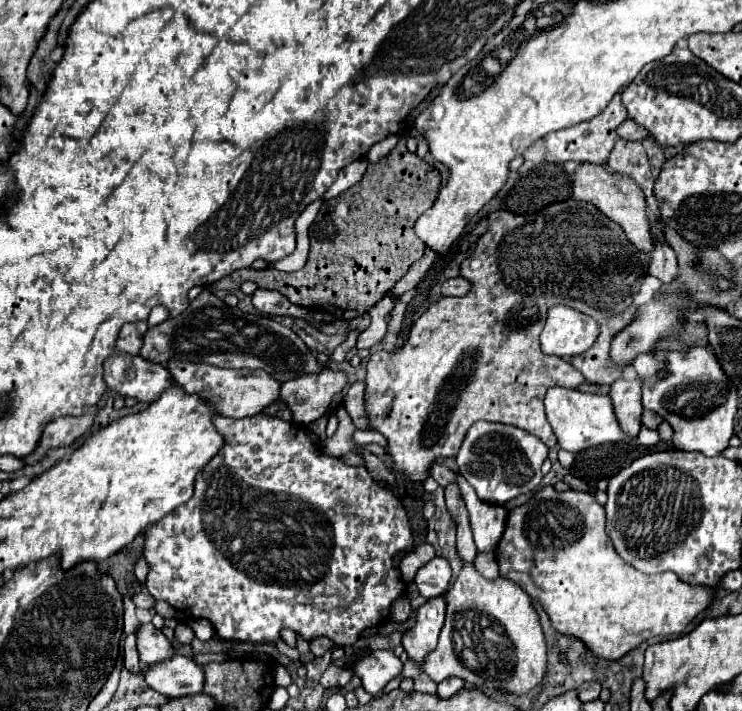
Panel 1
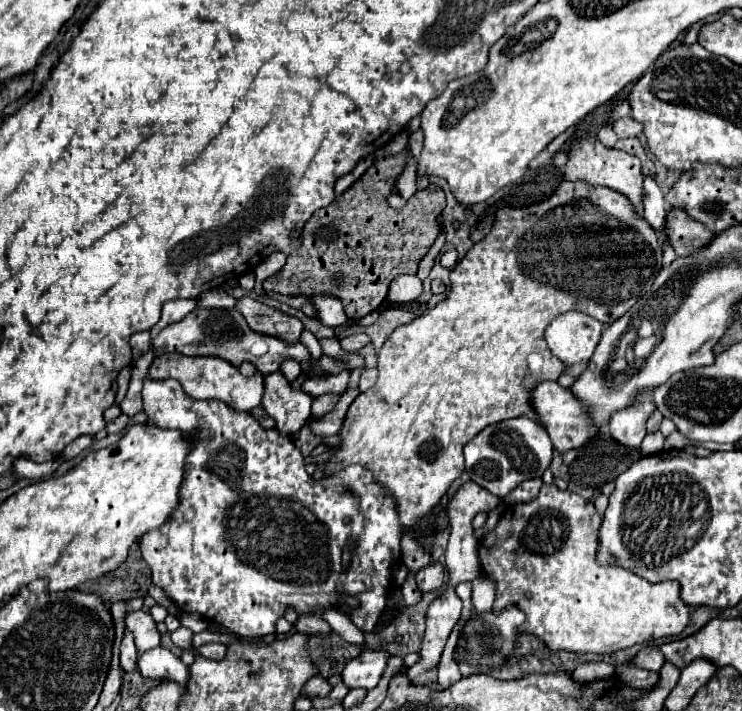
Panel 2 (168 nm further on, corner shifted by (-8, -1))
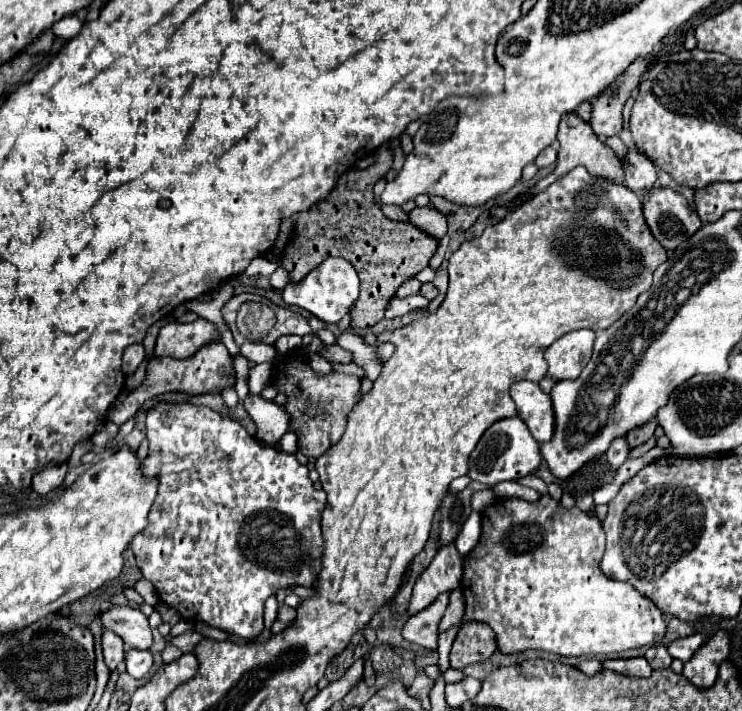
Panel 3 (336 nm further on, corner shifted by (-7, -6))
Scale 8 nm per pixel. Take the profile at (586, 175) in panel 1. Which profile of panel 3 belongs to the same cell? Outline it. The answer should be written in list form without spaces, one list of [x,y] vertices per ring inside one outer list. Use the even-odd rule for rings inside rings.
[[[569,112],[569,114],[563,114],[561,122],[559,122],[559,132],[557,132],[557,140],[561,144],[559,148],[559,158],[557,158],[557,168],[551,176],[539,180],[537,184],[533,184],[531,188],[531,194],[539,194],[543,192],[551,182],[555,182],[555,178],[567,174],[567,170],[575,168],[575,166],[587,166],[587,170],[591,170],[591,174],[595,176],[605,176],[605,178],[611,178],[613,182],[619,182],[623,184],[625,180],[625,174],[623,174],[623,166],[621,166],[621,160],[613,154],[613,150],[609,150],[603,142],[597,140],[595,132],[591,130],[591,126],[587,126],[587,122],[583,122],[577,112]]]

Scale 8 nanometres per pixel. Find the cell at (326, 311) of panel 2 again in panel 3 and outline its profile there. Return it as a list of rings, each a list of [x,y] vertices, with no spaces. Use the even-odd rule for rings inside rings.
[[[327,258],[325,262],[321,262],[321,266],[311,270],[303,280],[289,282],[282,291],[283,300],[287,304],[295,304],[299,308],[305,308],[329,324],[337,324],[351,310],[357,296],[359,296],[357,272],[343,258]]]

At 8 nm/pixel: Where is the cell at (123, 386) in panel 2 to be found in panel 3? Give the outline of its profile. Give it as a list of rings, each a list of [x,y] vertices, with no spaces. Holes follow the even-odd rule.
[[[131,344],[131,346],[127,346],[125,352],[123,352],[122,371],[127,376],[131,376],[137,370],[137,366],[143,362],[143,358],[145,358],[143,344]]]

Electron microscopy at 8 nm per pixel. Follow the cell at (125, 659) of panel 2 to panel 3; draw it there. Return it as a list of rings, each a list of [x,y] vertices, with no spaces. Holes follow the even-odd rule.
[[[103,630],[101,634],[101,648],[103,648],[103,656],[105,656],[105,664],[109,666],[109,670],[115,670],[119,662],[123,662],[123,640],[117,634],[111,634],[111,630]]]

